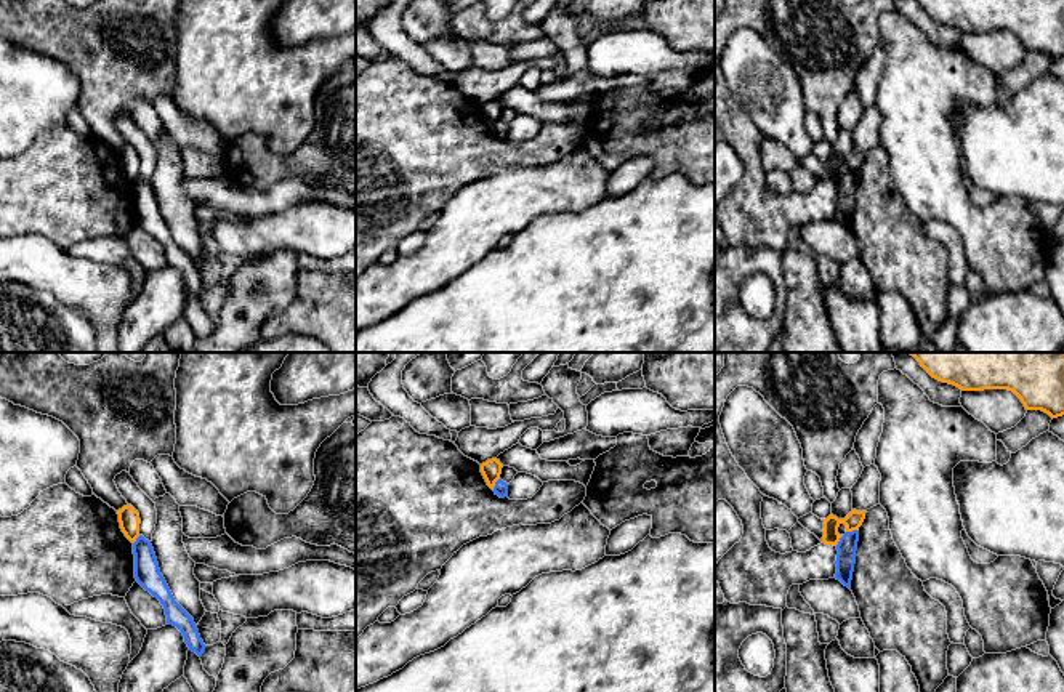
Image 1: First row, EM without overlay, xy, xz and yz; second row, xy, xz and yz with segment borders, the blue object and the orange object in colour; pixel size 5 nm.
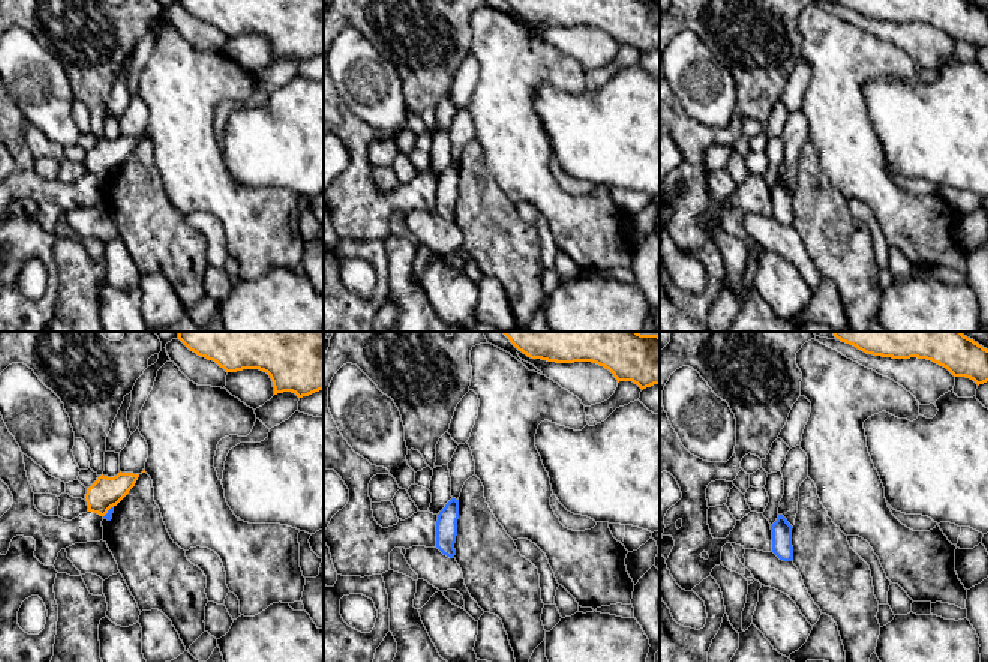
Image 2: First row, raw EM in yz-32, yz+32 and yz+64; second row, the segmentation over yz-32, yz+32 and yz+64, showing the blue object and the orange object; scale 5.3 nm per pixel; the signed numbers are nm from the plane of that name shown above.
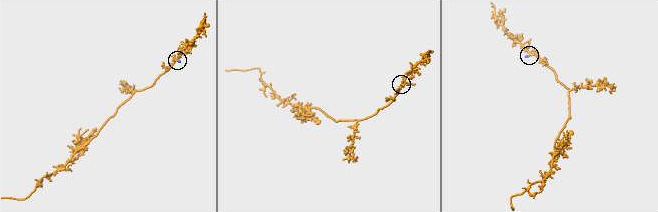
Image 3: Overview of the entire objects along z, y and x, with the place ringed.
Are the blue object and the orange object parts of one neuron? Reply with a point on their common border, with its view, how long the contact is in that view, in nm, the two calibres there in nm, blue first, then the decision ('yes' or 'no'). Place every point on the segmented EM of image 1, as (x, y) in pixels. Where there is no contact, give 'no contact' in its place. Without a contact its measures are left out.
meets blue in yz at (853, 531); contact 70 nm long; 100 nm thick on the blue side, 90 nm on the other; no

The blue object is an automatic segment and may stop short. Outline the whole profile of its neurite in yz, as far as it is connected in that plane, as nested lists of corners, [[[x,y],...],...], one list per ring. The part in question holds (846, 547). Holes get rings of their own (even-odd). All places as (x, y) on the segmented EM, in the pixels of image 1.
[[[852,530],[846,532],[836,545],[838,554],[835,561],[836,564],[835,578],[840,580],[849,589],[856,564],[857,541],[859,541],[859,530]]]

